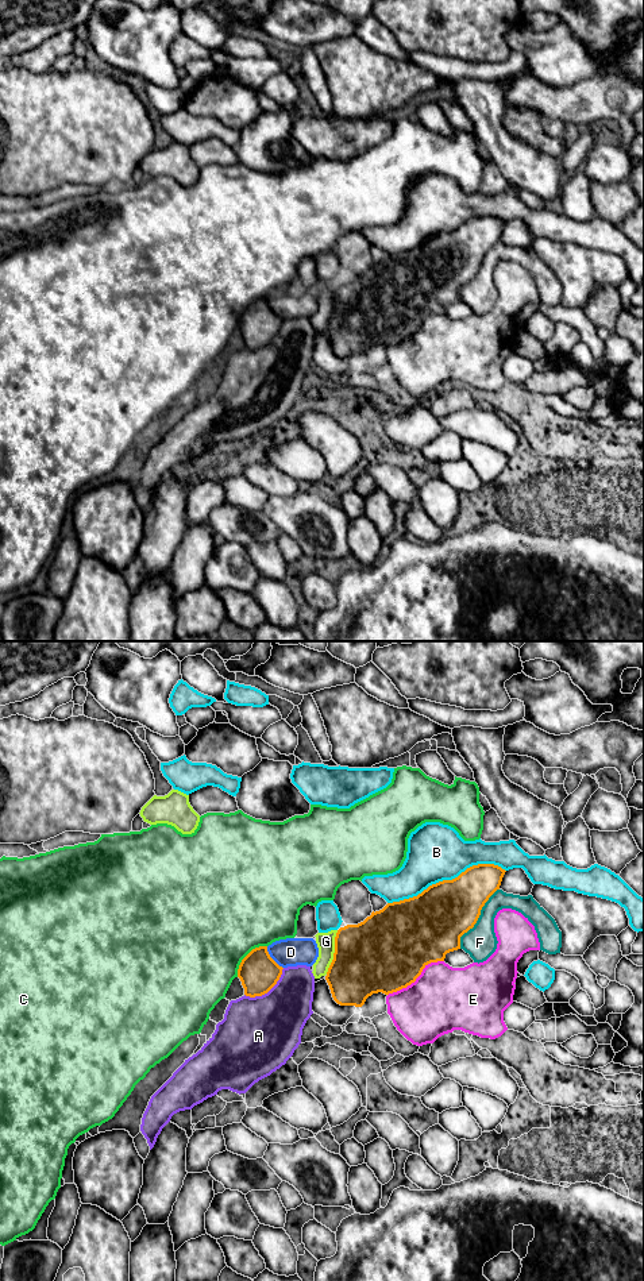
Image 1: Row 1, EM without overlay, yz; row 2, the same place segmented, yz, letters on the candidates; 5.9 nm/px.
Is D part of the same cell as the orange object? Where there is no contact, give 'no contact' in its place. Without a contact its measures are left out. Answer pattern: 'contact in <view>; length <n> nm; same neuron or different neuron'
contact in yz; length 170 nm; same neuron

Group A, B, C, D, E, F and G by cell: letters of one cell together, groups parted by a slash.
A / B / C / D / E / F / G

